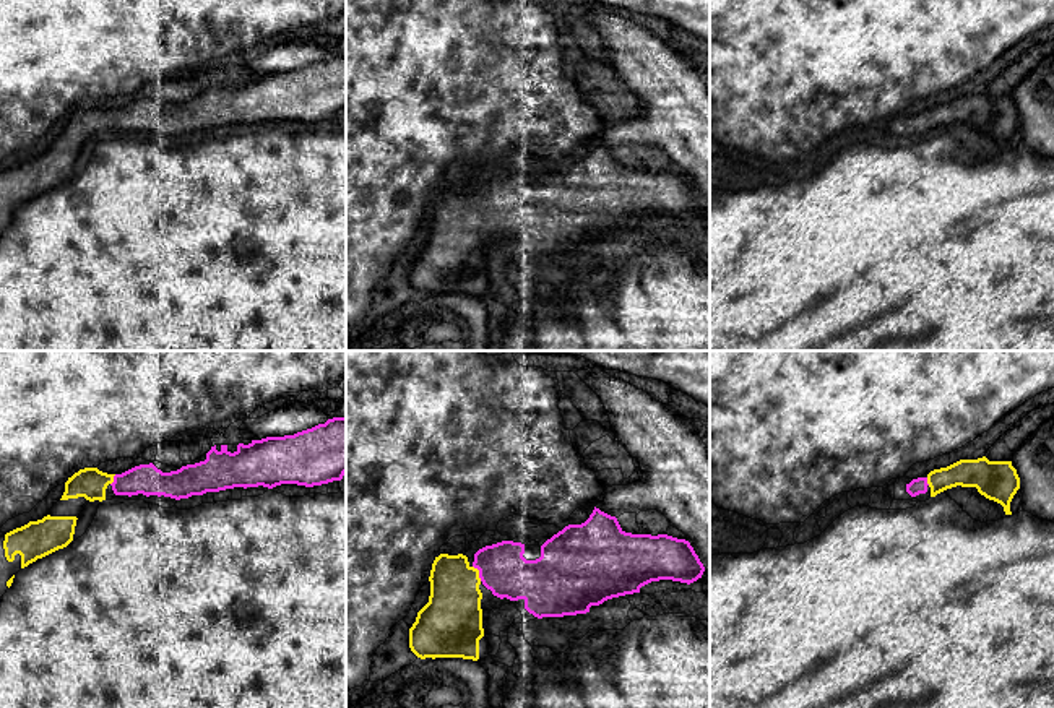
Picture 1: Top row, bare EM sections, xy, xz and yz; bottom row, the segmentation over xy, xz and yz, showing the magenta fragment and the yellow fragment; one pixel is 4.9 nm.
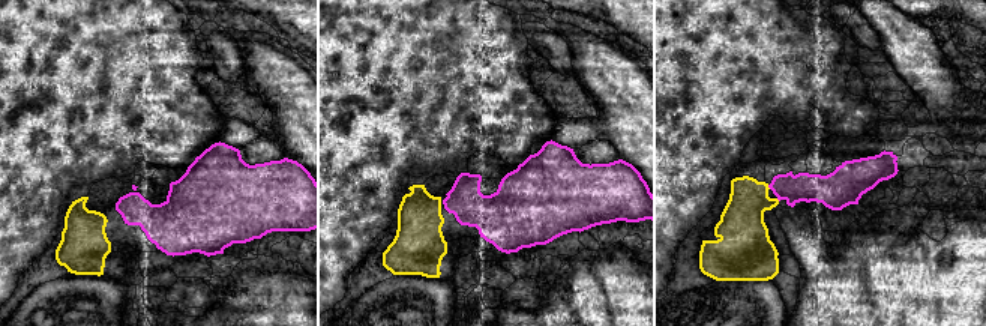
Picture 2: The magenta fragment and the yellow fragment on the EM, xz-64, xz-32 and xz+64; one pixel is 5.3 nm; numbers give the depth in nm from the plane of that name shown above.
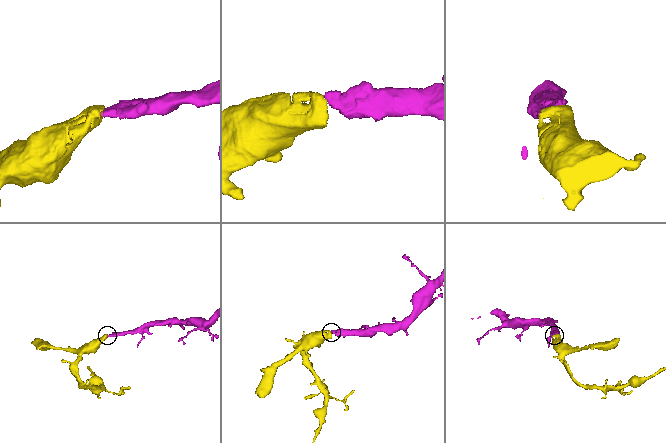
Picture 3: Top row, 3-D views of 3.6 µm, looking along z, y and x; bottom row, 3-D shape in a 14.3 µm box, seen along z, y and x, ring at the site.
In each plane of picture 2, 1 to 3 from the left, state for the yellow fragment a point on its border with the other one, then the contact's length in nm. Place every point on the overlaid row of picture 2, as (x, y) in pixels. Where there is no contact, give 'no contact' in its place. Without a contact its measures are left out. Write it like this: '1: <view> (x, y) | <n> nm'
1: no contact
2: no contact
3: xz+64 (769, 187) | 30 nm

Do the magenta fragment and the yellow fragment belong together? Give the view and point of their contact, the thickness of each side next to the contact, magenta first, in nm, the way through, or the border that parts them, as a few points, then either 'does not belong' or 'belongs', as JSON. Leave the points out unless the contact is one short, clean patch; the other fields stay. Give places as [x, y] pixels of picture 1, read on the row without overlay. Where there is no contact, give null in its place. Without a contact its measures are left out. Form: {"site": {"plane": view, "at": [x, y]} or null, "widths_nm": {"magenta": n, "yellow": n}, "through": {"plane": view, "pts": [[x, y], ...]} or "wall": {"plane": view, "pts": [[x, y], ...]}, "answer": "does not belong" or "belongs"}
{"site": {"plane": "xz", "at": [479, 210]}, "widths_nm": {"magenta": 240, "yellow": 280}, "through": {"plane": "xz", "pts": [[502, 205], [479, 210], [455, 234], [453, 252]]}, "answer": "belongs"}

